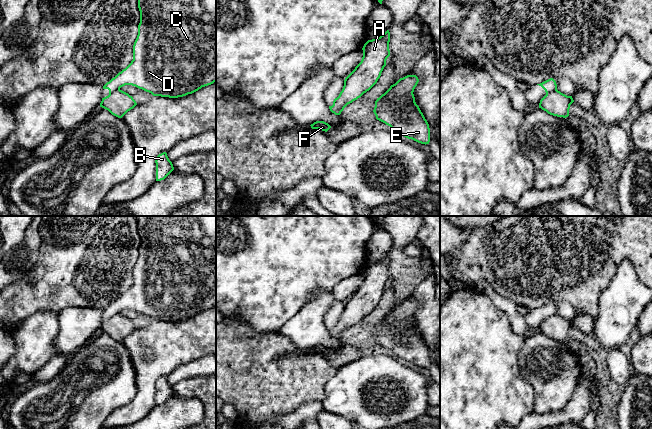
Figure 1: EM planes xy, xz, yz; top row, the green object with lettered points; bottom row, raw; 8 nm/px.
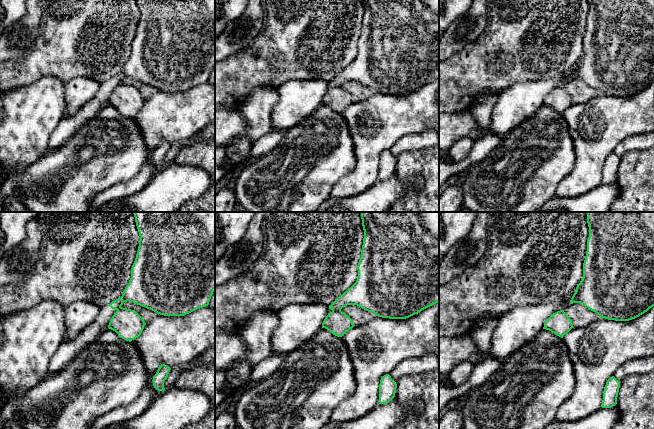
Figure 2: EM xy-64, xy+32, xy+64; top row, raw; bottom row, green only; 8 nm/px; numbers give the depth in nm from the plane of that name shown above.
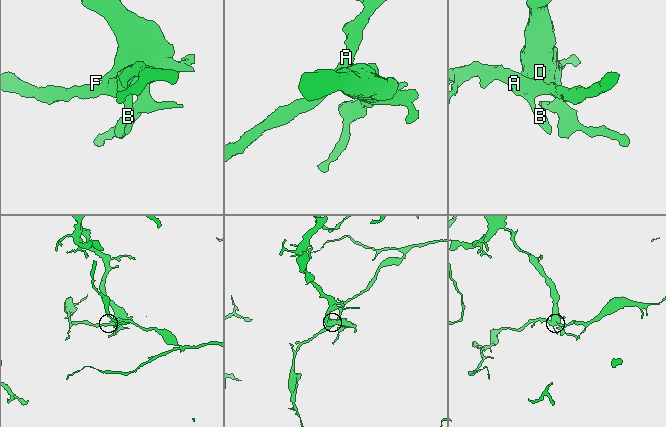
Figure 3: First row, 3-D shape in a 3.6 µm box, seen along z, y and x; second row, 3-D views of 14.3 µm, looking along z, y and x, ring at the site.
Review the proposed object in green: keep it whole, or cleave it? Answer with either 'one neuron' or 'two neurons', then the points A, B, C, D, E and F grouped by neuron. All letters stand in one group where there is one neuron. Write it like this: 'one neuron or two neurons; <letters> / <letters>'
two neurons; A B F / C D E

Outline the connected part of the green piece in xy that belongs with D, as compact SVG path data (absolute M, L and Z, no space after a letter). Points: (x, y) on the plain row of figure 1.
M136 216L136 218L140 235L140 247L138 249L138 259L133 269L133 284L125 293L107 306L103 313L108 313L109 318L111 318L125 309L132 309L151 317L153 320L178 322L192 318L202 311L216 306L216 216Z

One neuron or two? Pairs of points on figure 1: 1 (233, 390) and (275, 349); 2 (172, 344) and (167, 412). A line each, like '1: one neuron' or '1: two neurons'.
1: one neuron
2: two neurons

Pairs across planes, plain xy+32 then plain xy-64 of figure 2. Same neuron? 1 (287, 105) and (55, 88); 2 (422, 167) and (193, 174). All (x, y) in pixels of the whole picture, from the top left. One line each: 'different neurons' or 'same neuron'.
1: different neurons
2: different neurons

